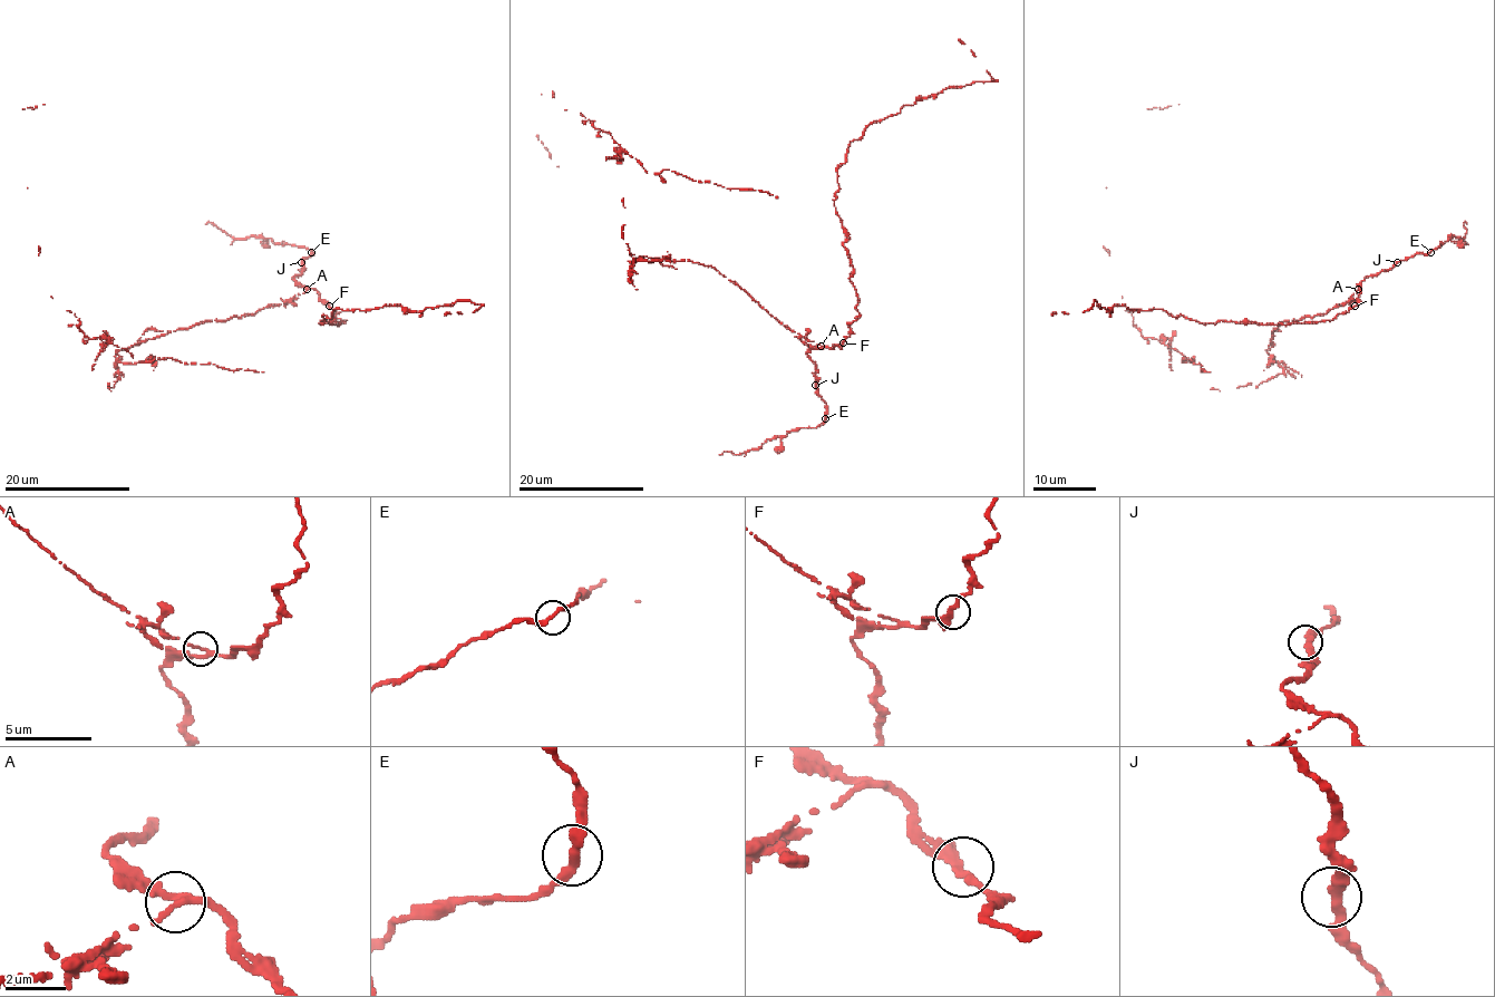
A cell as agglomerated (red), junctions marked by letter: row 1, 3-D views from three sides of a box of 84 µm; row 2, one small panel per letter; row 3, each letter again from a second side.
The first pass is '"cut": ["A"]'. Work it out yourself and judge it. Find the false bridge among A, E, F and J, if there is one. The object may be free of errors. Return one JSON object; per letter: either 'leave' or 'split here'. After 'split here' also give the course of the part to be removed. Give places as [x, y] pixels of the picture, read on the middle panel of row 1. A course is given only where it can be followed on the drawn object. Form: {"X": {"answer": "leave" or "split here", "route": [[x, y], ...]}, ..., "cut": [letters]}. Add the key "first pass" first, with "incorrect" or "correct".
{"first pass": "correct", "A": {"answer": "split here"}, "E": {"answer": "leave"}, "F": {"answer": "leave"}, "J": {"answer": "leave"}, "cut": ["A"]}

